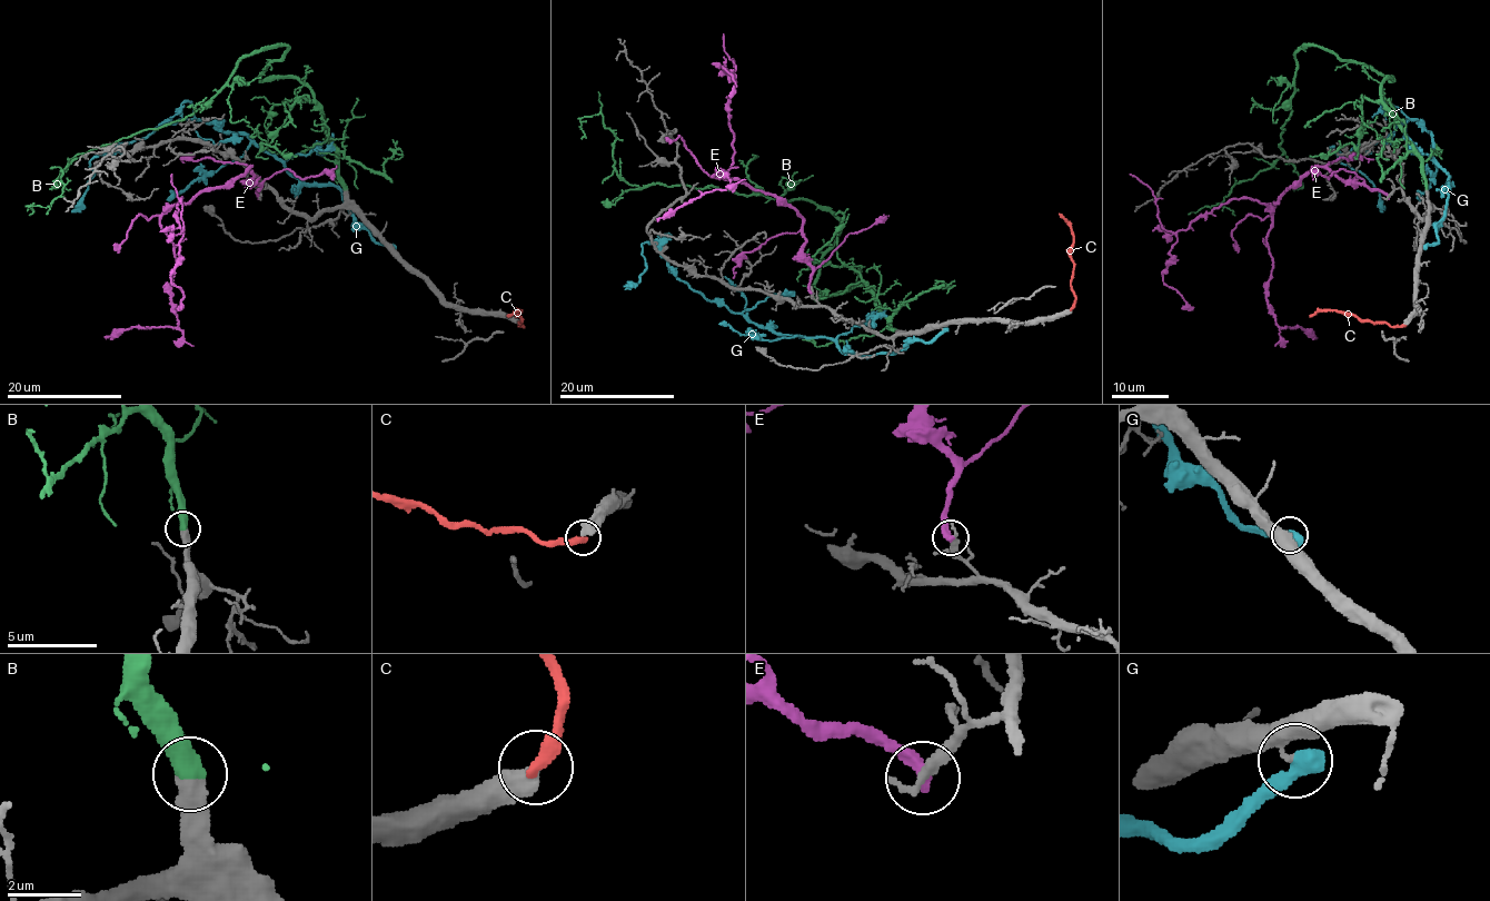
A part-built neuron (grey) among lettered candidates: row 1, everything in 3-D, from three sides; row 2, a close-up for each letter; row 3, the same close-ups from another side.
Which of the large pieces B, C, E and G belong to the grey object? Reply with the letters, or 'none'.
B

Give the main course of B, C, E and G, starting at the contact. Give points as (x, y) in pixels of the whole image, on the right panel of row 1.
B: (1427, 189), (1422, 158), (1383, 101), (1382, 85), (1393, 79), (1305, 46), (1281, 157), (1210, 207), (1234, 215)
C: (1404, 325), (1389, 326), (1327, 310), (1317, 310), (1309, 316)
E: (1388, 197), (1314, 167), (1275, 203), (1267, 236), (1272, 270), (1269, 312), (1279, 326), (1317, 337)
G: (1424, 246), (1438, 241), (1450, 184), (1419, 120), (1339, 157), (1373, 184), (1382, 213)

